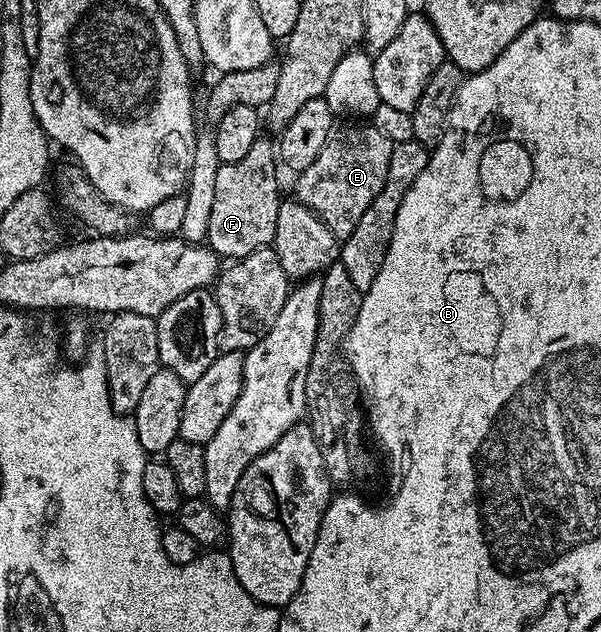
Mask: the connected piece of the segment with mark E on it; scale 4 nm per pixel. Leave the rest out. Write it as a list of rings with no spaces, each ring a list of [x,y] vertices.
[[[370,124],[333,129],[322,152],[318,152],[318,160],[295,175],[295,201],[306,204],[306,208],[314,211],[322,224],[334,232],[336,239],[348,238],[350,232],[358,228],[358,220],[362,220],[374,196],[382,192],[382,184],[386,184],[386,168],[390,168],[393,145]]]

